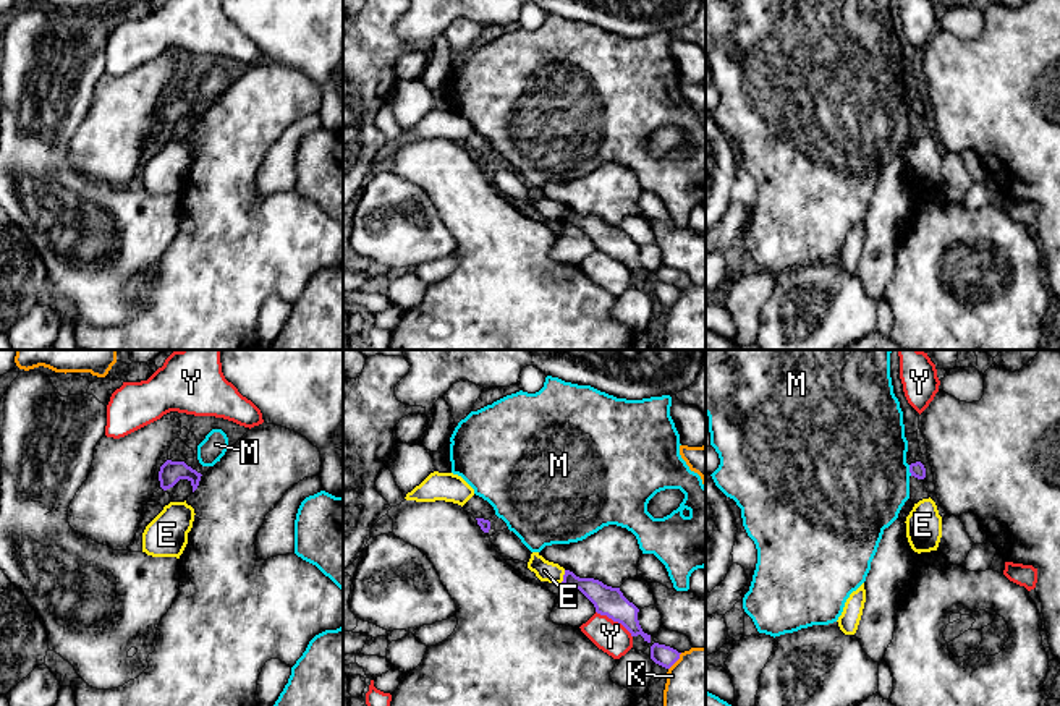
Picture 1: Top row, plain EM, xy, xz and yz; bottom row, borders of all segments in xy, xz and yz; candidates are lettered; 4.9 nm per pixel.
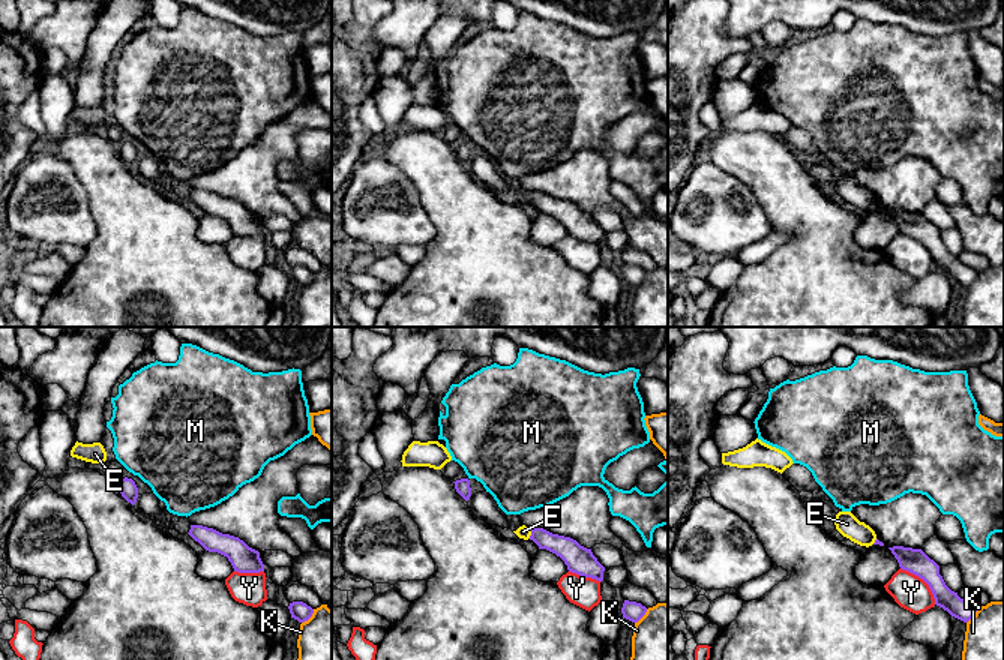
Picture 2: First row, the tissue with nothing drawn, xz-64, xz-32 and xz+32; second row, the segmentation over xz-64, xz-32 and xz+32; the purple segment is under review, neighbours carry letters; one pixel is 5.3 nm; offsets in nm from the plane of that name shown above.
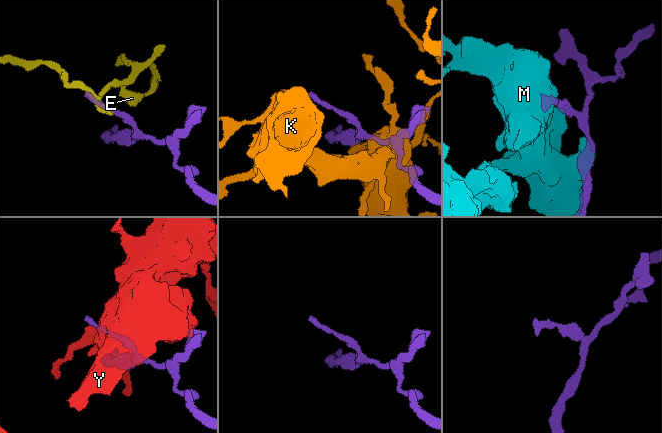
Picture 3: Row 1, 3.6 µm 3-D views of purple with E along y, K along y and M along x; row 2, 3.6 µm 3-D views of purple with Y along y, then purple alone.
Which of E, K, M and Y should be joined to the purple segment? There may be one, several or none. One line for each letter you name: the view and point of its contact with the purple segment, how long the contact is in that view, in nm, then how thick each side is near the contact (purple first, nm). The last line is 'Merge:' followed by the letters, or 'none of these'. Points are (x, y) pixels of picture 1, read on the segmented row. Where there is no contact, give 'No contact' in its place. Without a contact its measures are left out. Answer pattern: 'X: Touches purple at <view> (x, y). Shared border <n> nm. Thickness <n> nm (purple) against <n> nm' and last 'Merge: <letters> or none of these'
Merge: none of these

